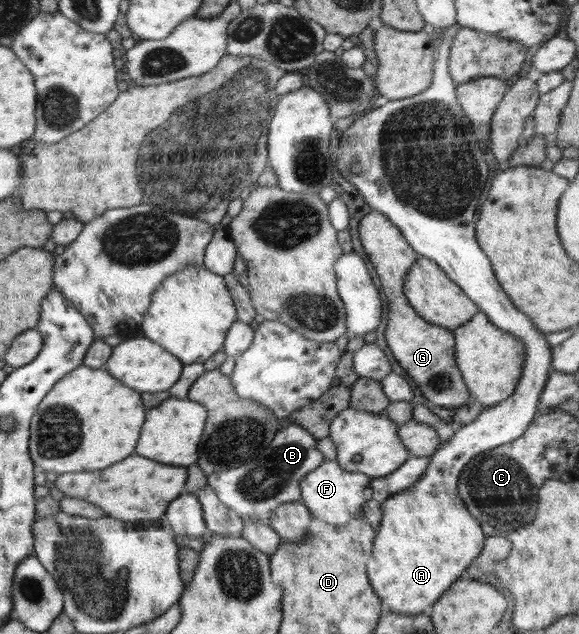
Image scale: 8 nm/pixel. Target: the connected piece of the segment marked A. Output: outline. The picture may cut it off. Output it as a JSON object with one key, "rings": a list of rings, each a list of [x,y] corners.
{"rings":[[[455,22],[450,28],[445,28],[437,34],[434,78],[430,87],[408,98],[381,100],[376,108],[374,104],[370,113],[364,113],[364,117],[356,119],[344,130],[334,155],[336,169],[342,172],[350,184],[354,184],[366,204],[369,204],[372,210],[384,214],[401,230],[403,237],[418,256],[434,261],[447,277],[478,305],[479,310],[486,314],[492,324],[519,338],[525,348],[522,376],[514,392],[505,401],[484,408],[474,422],[456,427],[454,436],[438,446],[436,453],[430,456],[430,464],[420,480],[381,502],[383,515],[366,570],[372,588],[382,598],[382,604],[386,604],[390,612],[398,614],[420,614],[428,606],[431,607],[480,555],[487,536],[482,533],[481,523],[468,512],[458,494],[458,477],[468,462],[478,454],[512,442],[526,432],[540,405],[540,395],[548,378],[552,358],[551,347],[543,332],[530,322],[526,314],[518,312],[512,306],[510,298],[496,282],[490,260],[482,252],[475,235],[475,210],[482,198],[482,190],[486,190],[490,168],[484,162],[484,154],[480,150],[468,148],[474,142],[474,134],[470,128],[470,119],[458,104],[455,91],[457,85],[450,78],[448,70],[449,50],[458,30],[459,26]]]}

